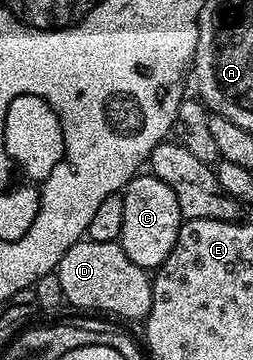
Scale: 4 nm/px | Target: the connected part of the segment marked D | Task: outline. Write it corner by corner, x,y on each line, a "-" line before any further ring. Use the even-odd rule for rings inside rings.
88,239
77,241
67,251
67,255
59,259
55,272
59,284
63,286
66,306
74,305
77,309
98,309
101,313
110,313
113,317
122,317
125,321
137,321
137,323
144,322
149,316
153,302
153,282
150,274
143,267
131,263
131,259
127,259
127,251
123,251
123,247
118,242
99,243

